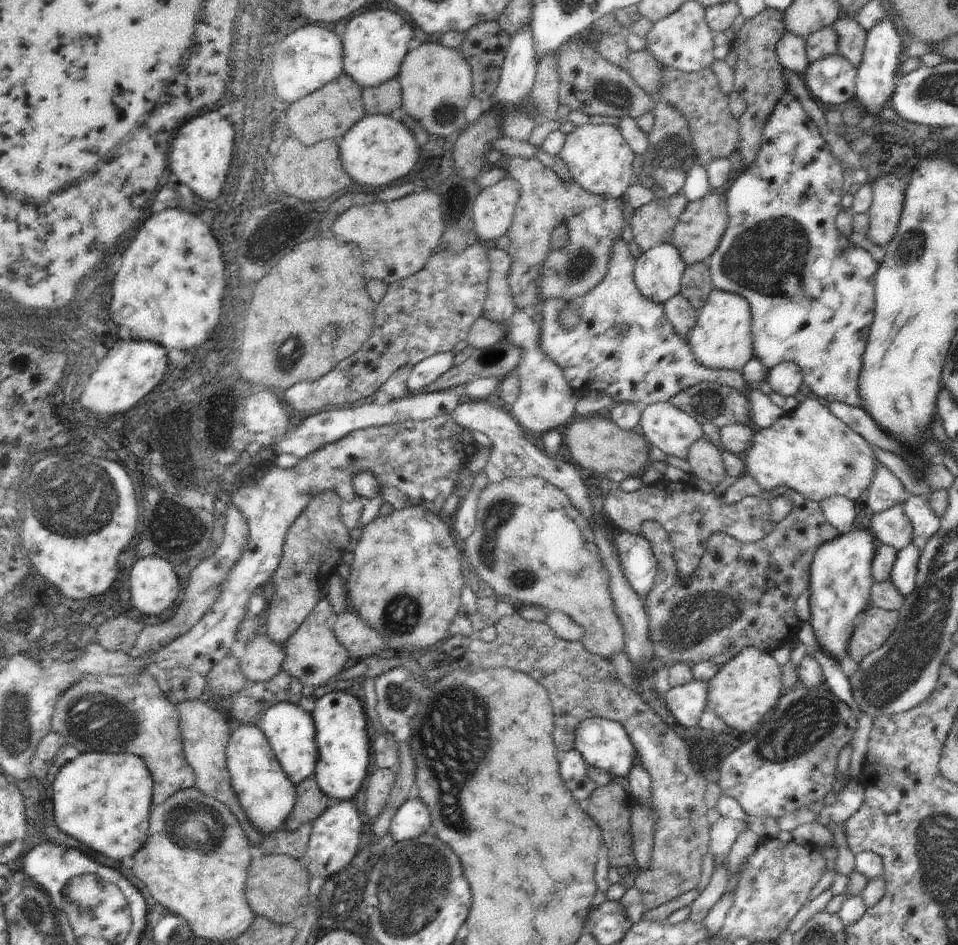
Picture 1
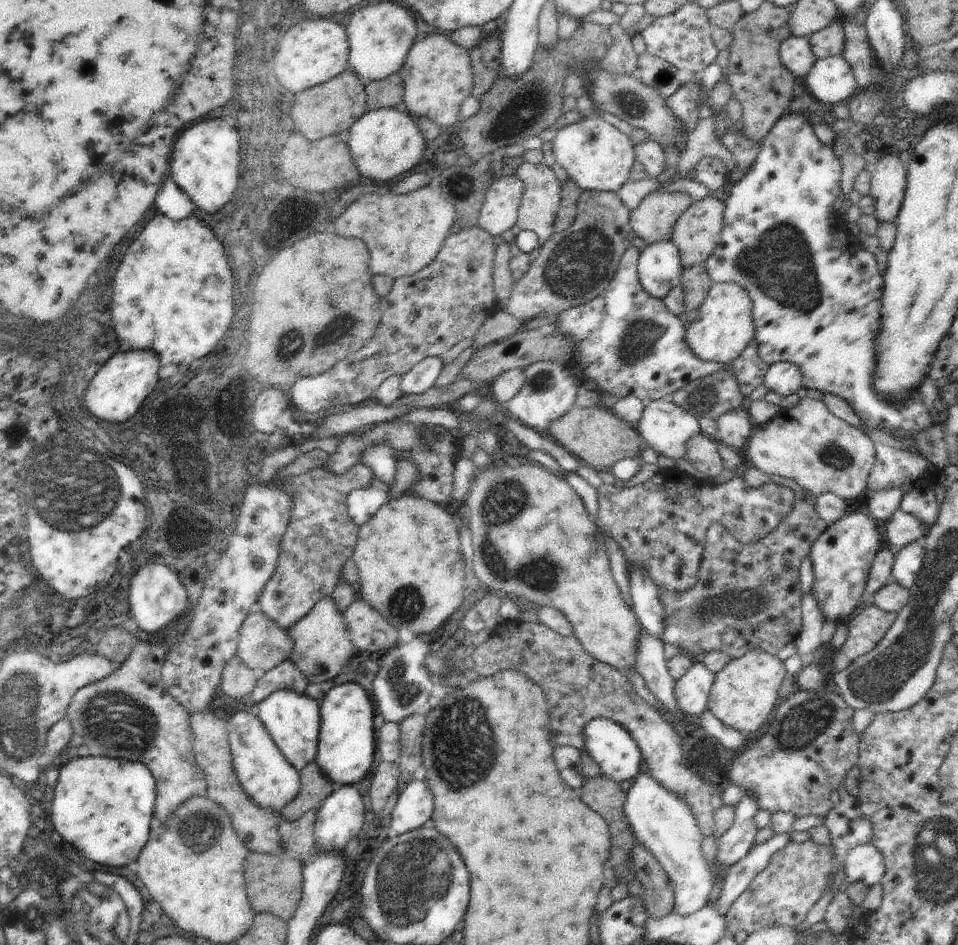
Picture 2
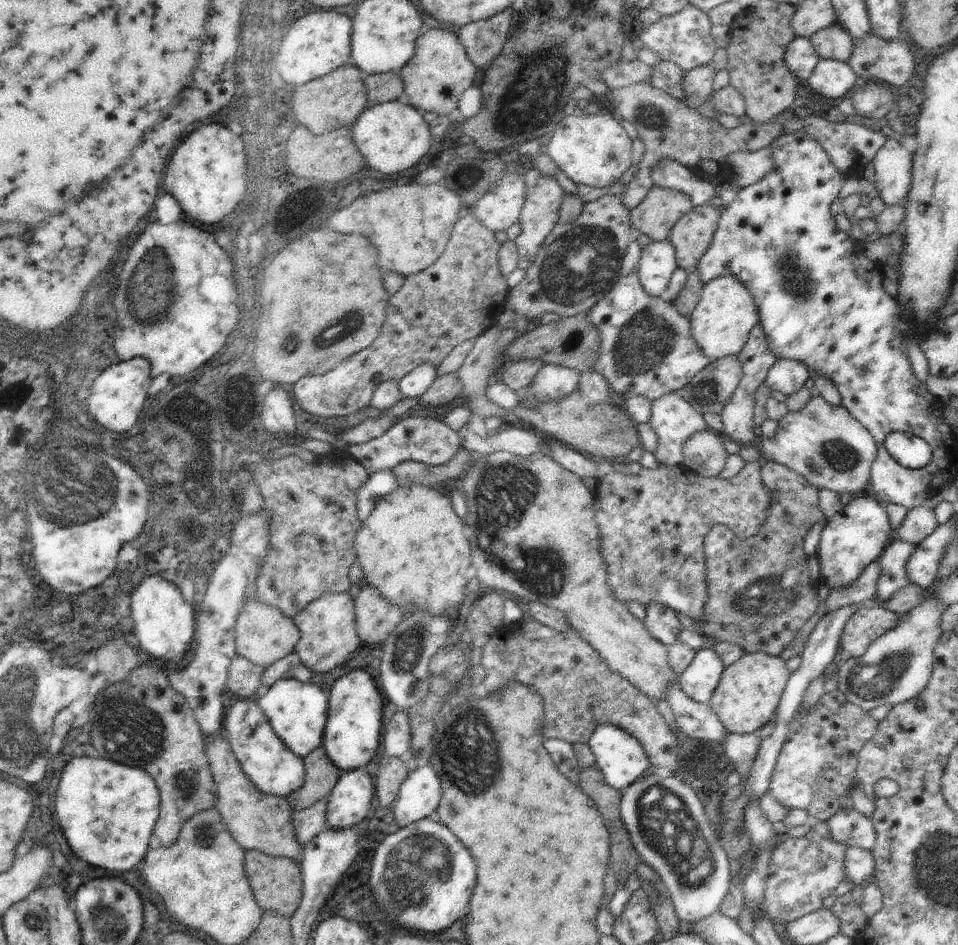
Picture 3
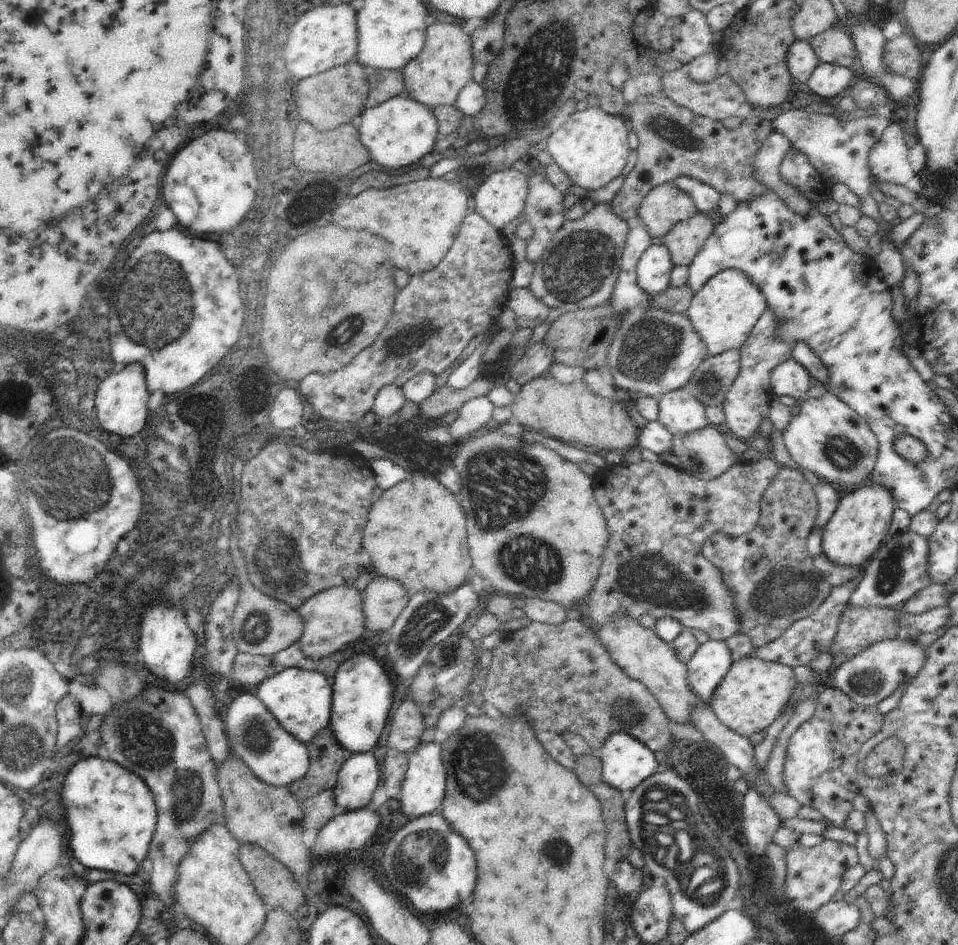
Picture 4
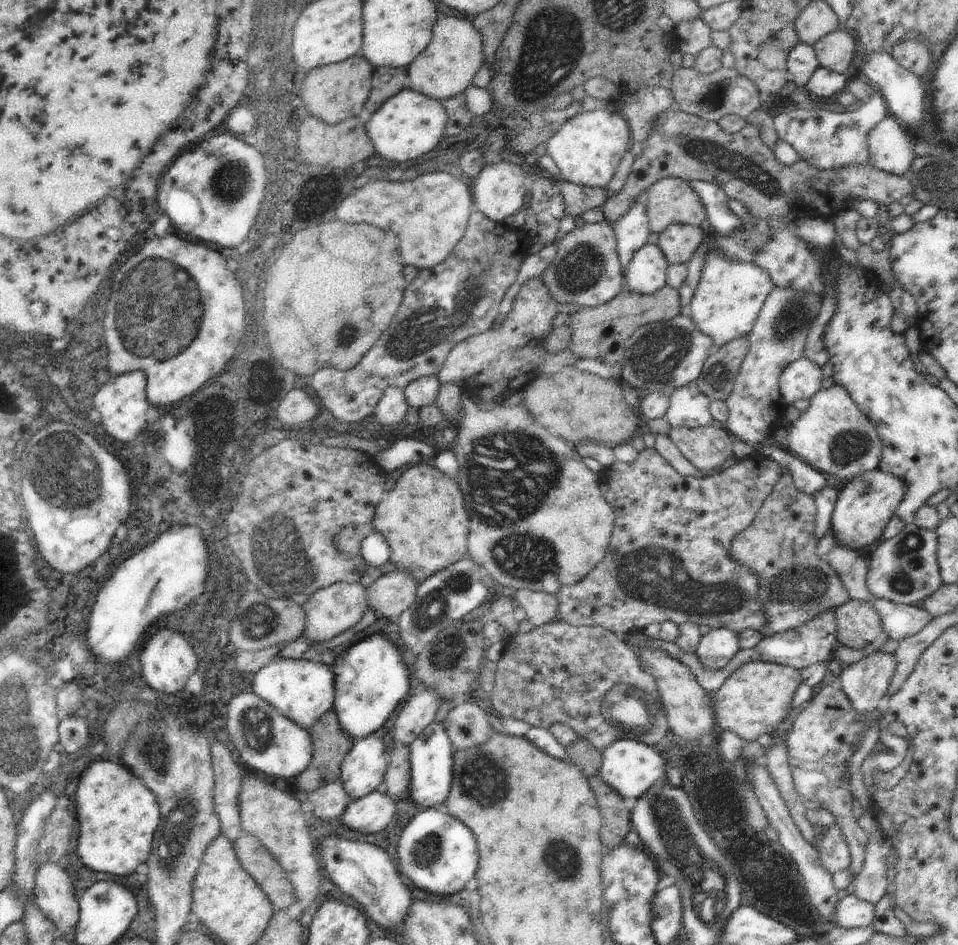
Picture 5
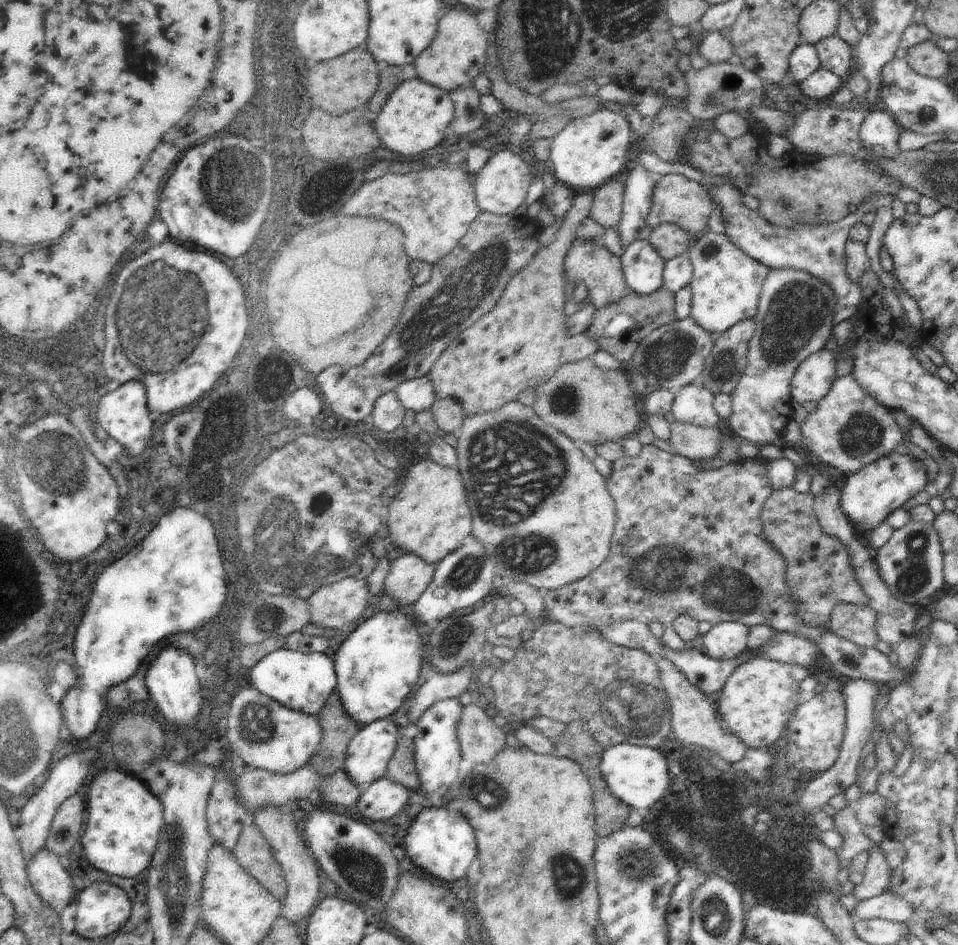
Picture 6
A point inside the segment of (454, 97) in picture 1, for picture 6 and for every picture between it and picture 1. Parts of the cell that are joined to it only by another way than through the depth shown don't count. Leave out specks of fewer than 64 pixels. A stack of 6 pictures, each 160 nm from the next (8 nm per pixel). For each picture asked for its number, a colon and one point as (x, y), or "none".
2: (438, 76)
3: (434, 80)
4: (434, 77)
5: (446, 68)
6: (458, 53)

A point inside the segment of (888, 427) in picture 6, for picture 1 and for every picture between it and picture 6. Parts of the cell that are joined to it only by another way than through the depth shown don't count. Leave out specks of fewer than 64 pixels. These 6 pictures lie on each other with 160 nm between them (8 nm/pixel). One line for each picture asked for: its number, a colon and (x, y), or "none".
1: (809, 449)
2: (808, 443)
3: (824, 443)
4: (828, 438)
5: (833, 436)

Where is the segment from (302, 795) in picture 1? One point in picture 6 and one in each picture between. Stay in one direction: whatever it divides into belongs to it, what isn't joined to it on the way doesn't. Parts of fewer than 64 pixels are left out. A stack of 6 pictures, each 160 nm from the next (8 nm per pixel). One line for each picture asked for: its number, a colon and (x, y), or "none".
2: (315, 787)
3: (321, 775)
4: (326, 757)
5: (331, 744)
6: (338, 728)

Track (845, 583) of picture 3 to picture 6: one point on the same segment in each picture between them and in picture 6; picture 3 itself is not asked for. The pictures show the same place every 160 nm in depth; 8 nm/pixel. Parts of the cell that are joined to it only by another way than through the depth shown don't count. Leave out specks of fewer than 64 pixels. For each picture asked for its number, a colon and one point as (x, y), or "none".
4: (858, 528)
5: (865, 506)
6: (870, 495)

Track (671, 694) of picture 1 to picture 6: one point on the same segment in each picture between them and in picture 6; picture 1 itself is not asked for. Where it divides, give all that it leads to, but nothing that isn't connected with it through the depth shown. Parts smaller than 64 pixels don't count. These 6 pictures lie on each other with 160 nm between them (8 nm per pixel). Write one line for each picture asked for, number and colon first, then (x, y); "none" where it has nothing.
2: (691, 691)
3: (699, 680)
4: (711, 661)
5: (716, 649)
6: (724, 641)

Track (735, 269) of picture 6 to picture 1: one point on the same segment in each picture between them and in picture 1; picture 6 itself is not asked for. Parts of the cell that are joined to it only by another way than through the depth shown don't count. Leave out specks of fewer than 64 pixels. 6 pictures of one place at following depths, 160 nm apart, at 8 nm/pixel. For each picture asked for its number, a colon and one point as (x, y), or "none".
1: (721, 338)
2: (724, 326)
3: (721, 322)
4: (724, 311)
5: (729, 296)

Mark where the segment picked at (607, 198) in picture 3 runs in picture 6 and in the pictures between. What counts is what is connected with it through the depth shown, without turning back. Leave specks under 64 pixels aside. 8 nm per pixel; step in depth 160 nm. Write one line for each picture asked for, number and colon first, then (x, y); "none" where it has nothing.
4: (579, 269)
5: (586, 271)
6: (590, 263)

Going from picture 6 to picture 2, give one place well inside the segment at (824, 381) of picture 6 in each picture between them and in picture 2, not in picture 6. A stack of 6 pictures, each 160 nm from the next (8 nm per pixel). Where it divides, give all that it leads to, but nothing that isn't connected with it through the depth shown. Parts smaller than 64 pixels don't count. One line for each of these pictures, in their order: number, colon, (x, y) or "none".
2: (784, 377)
3: (787, 376)
4: (790, 379)
5: (801, 379)

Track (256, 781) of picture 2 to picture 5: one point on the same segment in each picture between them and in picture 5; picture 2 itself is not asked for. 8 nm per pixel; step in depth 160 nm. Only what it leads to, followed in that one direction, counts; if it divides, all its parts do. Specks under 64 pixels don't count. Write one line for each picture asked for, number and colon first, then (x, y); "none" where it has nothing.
3: (273, 768)
4: (255, 736)
5: (268, 742)

